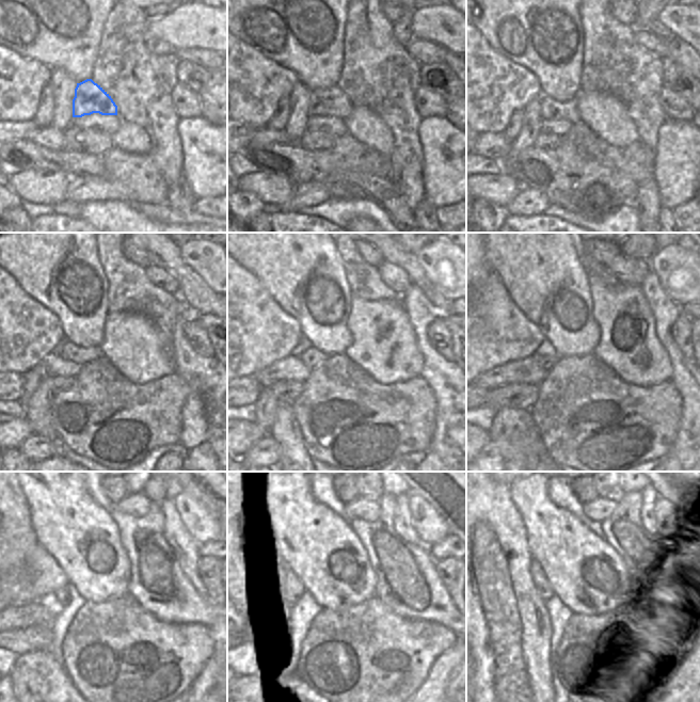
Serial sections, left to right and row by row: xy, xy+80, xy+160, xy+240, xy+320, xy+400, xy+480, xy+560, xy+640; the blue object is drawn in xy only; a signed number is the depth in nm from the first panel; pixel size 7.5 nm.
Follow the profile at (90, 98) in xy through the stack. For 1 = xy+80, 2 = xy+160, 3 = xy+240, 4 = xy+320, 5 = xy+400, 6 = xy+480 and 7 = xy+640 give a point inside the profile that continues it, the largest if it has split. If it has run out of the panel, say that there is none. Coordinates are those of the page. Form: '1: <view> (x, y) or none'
1: xy+80 (332, 101)
2: xy+160 (551, 109)
3: xy+240 (69, 351)
4: xy+320 (312, 357)
5: xy+400 (547, 363)
6: xy+480 (62, 597)
7: xy+640 (540, 579)

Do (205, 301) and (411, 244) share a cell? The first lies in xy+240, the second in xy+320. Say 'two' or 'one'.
two

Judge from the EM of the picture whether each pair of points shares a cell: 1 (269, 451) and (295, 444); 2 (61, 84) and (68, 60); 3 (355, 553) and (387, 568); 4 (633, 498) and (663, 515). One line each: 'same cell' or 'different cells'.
1: different cells
2: different cells
3: different cells
4: different cells

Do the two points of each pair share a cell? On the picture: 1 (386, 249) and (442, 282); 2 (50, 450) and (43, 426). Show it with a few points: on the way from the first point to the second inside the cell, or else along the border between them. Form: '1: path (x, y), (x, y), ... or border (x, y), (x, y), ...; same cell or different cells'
1: border (415, 254), (426, 277), (438, 292); different cells
2: border (32, 434), (44, 436), (57, 449), (58, 453); different cells

